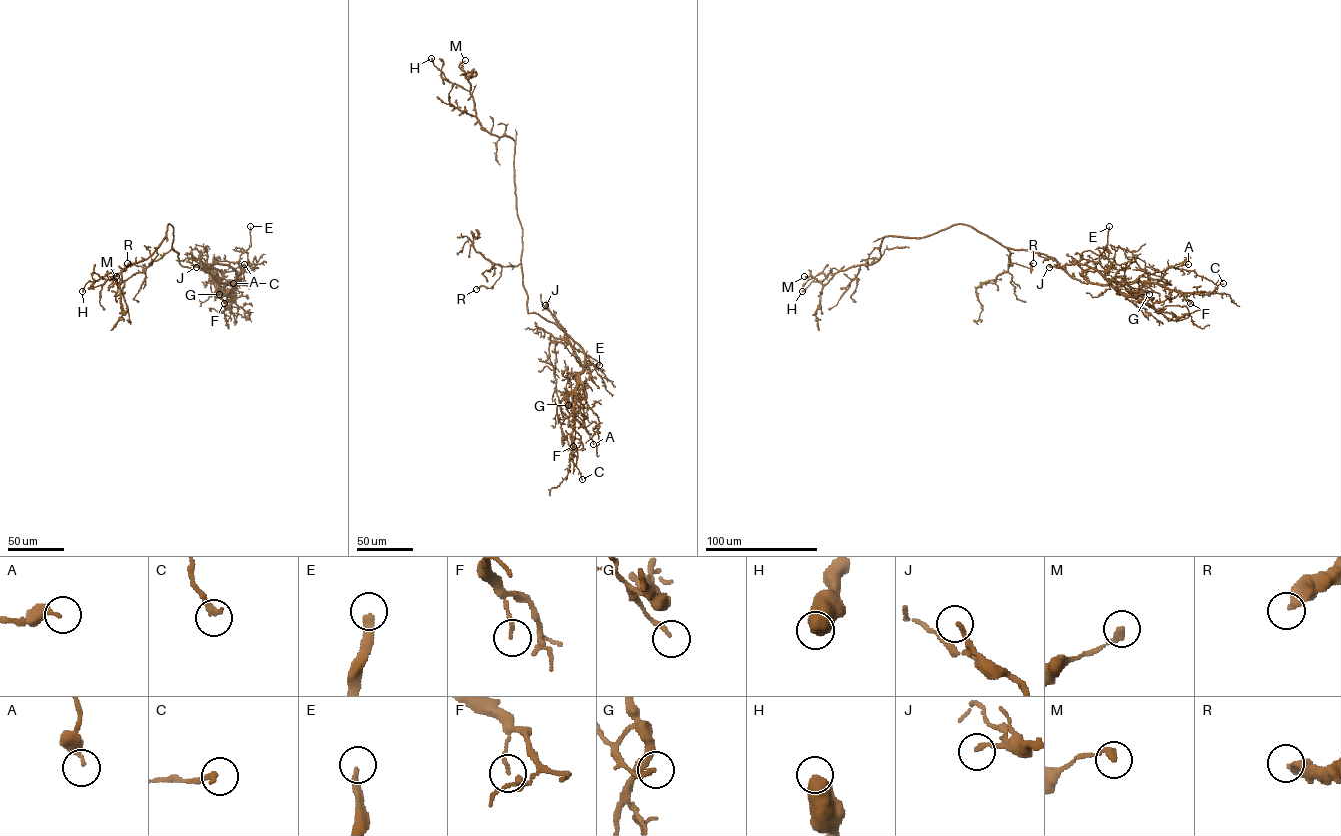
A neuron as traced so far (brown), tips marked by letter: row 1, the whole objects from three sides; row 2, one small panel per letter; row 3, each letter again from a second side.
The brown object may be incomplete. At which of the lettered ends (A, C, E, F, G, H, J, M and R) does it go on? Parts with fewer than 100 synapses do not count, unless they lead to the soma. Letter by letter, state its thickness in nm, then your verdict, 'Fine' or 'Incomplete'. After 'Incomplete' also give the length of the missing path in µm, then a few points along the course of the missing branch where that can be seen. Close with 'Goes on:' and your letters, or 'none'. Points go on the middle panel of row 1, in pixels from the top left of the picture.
A: Thickness 260 nm. Fine
C: Thickness 240 nm. Fine
E: Thickness 280 nm. Incomplete. Missing length about 45 µm. Course of what is missing: (599, 365), (597, 373), (595, 360), (585, 353)
F: Thickness 110 nm. Fine
G: Thickness 170 nm. Fine
H: Thickness 600 nm. Fine
J: Thickness 190 nm. Fine
M: Thickness 260 nm. Fine
R: Thickness 400 nm. Fine
Goes on: E

